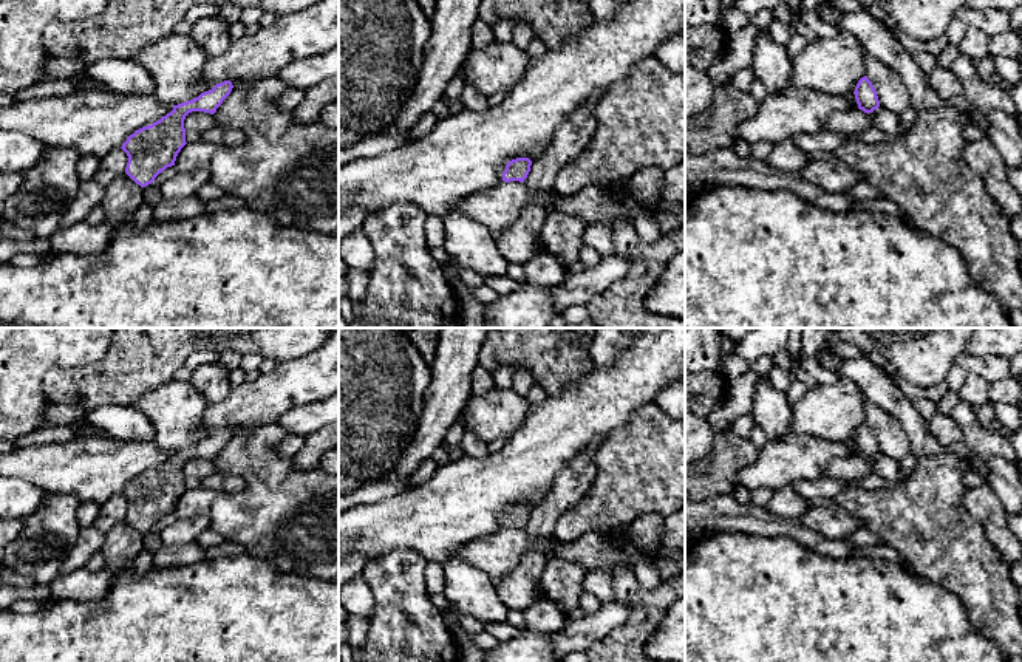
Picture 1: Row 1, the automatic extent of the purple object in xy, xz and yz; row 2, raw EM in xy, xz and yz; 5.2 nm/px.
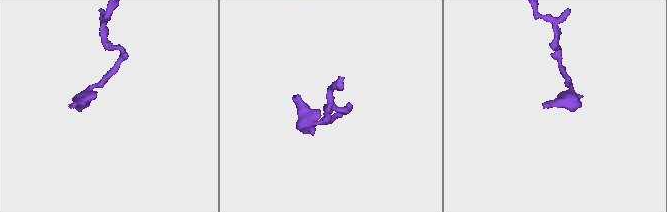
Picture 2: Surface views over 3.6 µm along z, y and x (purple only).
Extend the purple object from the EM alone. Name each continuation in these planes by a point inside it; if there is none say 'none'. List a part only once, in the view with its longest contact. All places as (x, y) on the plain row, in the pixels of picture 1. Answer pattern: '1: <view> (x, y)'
none

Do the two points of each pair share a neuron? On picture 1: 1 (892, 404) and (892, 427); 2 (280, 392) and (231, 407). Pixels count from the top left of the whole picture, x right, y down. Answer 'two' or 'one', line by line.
1: two
2: one

